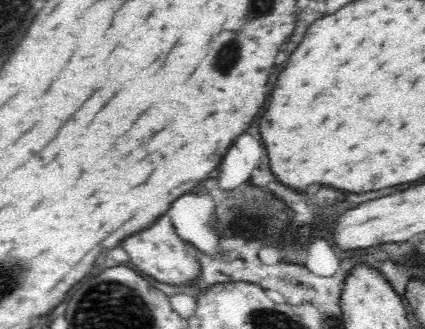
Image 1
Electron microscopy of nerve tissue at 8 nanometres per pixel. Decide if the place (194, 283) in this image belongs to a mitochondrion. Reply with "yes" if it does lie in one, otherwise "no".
no

